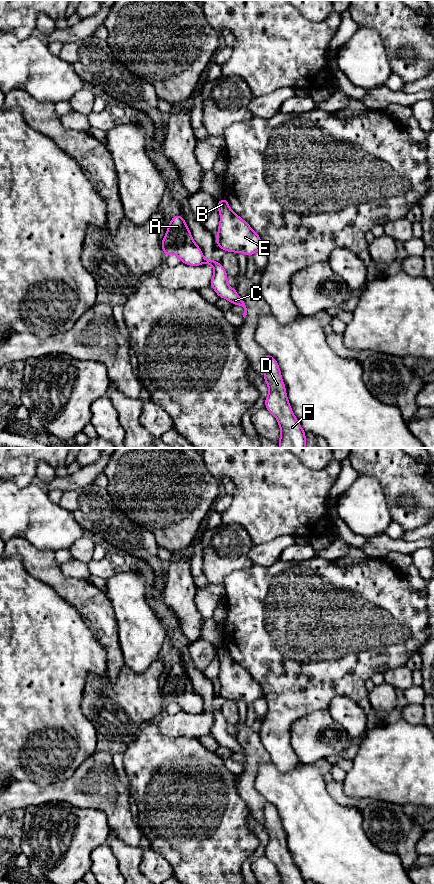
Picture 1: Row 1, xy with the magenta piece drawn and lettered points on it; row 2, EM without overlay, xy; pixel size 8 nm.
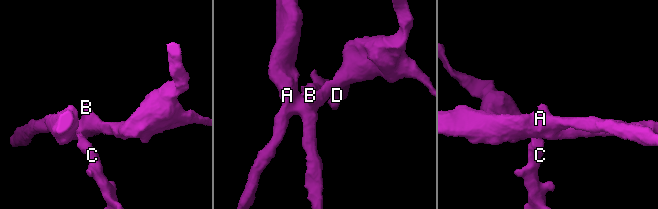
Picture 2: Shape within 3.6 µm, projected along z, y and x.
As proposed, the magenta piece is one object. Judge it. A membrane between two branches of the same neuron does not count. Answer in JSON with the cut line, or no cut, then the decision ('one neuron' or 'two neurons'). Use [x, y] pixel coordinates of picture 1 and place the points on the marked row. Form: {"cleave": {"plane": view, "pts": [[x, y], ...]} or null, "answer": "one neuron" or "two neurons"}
{"cleave": {"plane": "xy", "pts": [[203, 259], [204, 262]]}, "answer": "two neurons"}

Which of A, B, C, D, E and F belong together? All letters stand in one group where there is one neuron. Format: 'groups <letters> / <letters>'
groups A B E / C D F

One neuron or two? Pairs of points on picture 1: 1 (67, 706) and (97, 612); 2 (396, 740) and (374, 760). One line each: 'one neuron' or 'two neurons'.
1: two neurons
2: one neuron

